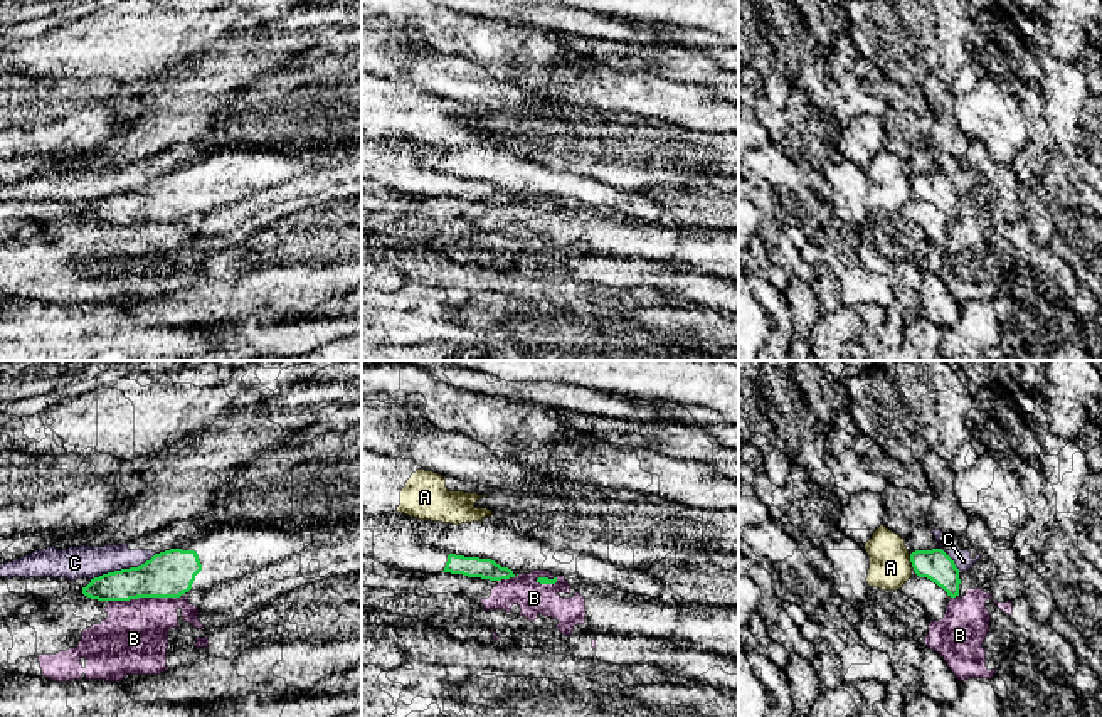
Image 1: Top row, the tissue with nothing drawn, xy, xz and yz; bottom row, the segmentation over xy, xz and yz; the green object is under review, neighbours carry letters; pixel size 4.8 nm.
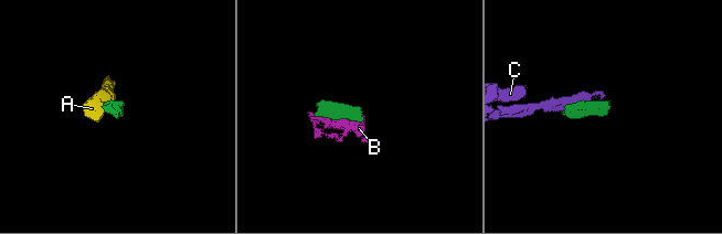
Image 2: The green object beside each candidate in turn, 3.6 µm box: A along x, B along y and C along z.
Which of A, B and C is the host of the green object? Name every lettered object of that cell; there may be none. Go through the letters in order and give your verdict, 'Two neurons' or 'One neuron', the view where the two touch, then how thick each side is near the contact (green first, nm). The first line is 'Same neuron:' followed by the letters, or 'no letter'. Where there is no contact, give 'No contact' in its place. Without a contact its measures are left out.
Same neuron: no letter
A: Two neurons. Touches green in yz. Thickness 150 nm (green) against 200 nm
B: Two neurons. Touches green in xy. Thickness 220 nm (green) against 320 nm
C: Two neurons. Touches green in xy. Thickness 220 nm (green) against 160 nm

